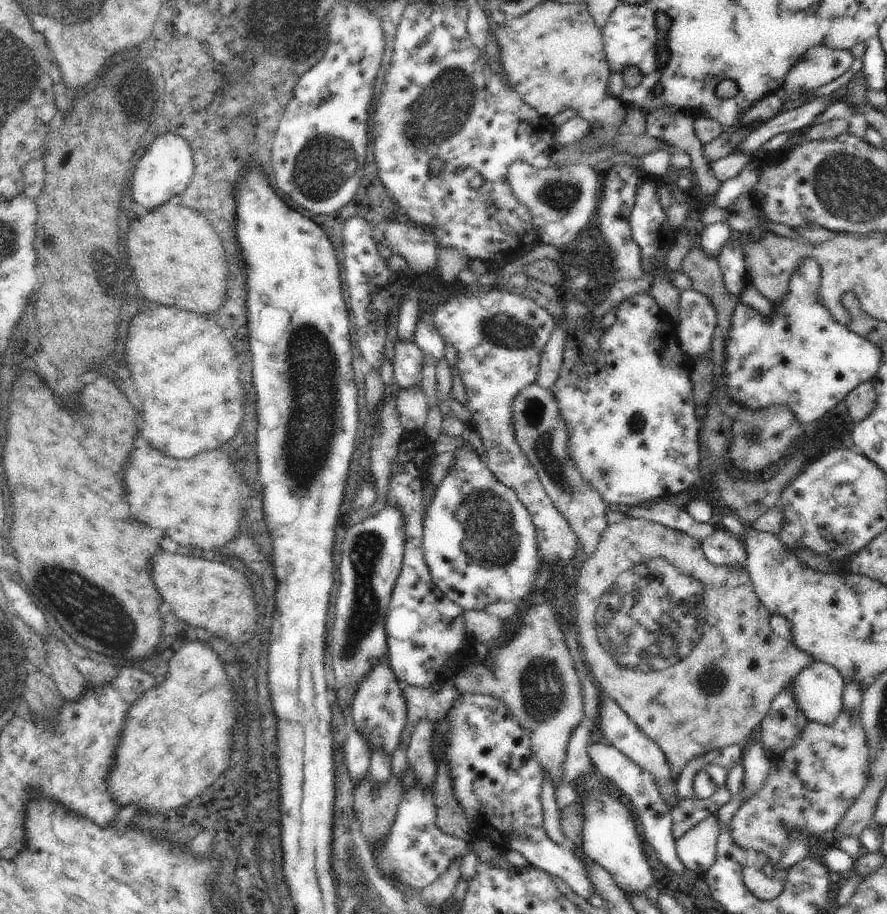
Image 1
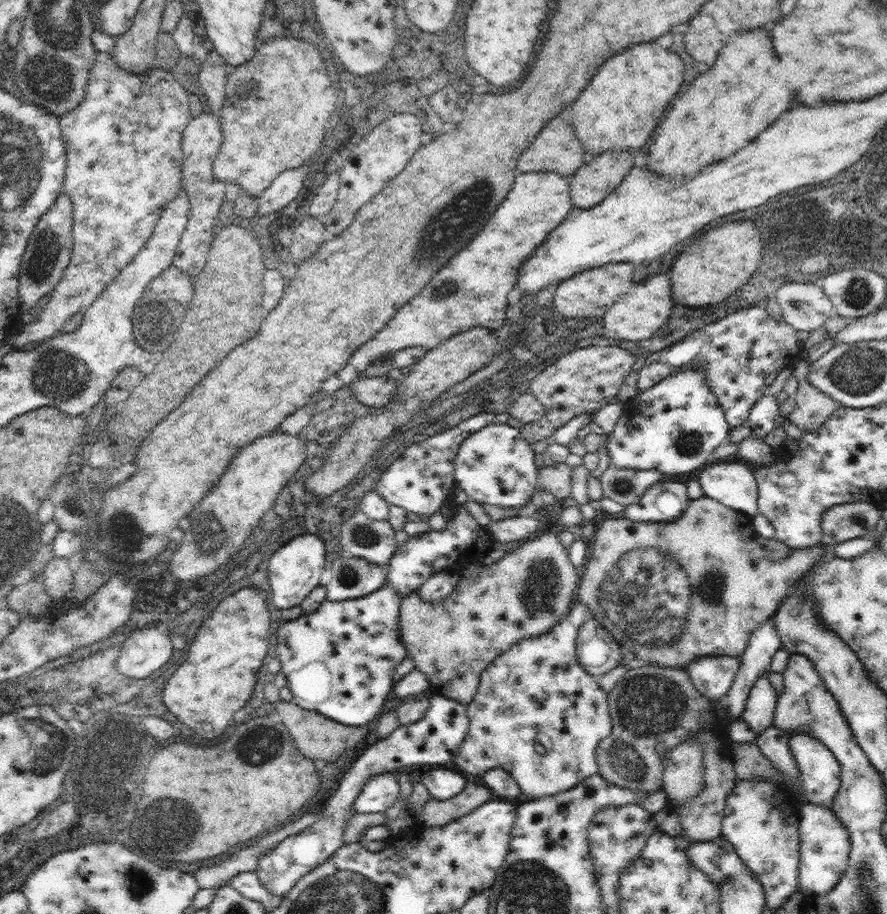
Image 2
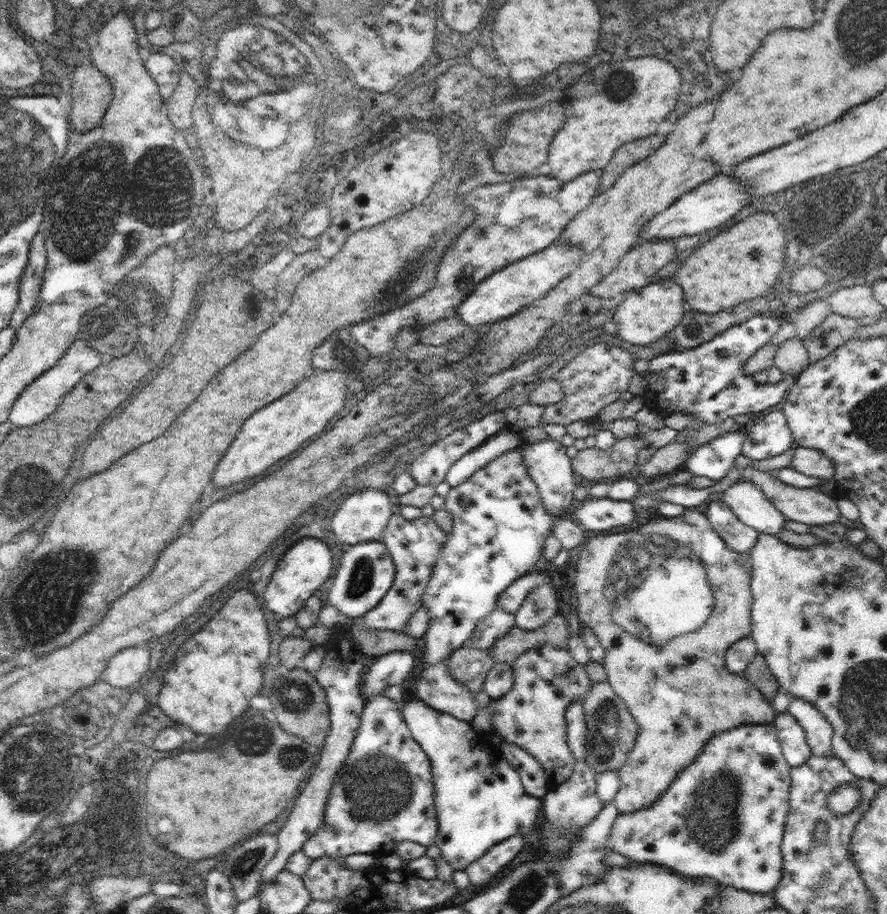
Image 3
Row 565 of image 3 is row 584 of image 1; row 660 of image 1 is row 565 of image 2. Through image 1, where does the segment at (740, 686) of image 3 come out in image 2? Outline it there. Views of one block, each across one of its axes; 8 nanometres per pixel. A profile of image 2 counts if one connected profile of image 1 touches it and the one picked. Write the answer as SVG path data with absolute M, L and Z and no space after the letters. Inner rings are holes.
M704 496L694 499L684 509L684 512L672 522L636 522L628 517L605 519L602 526L596 531L592 541L592 554L581 569L579 585L575 591L574 604L584 603L589 608L590 617L594 617L620 645L630 649L636 655L637 663L658 665L661 667L678 667L687 671L687 666L694 660L705 656L736 656L740 658L746 647L750 635L765 620L775 614L775 610L782 604L790 591L816 562L827 546L818 543L812 548L790 548L787 544L760 536L752 524L752 516L742 511L734 510L717 500Z

